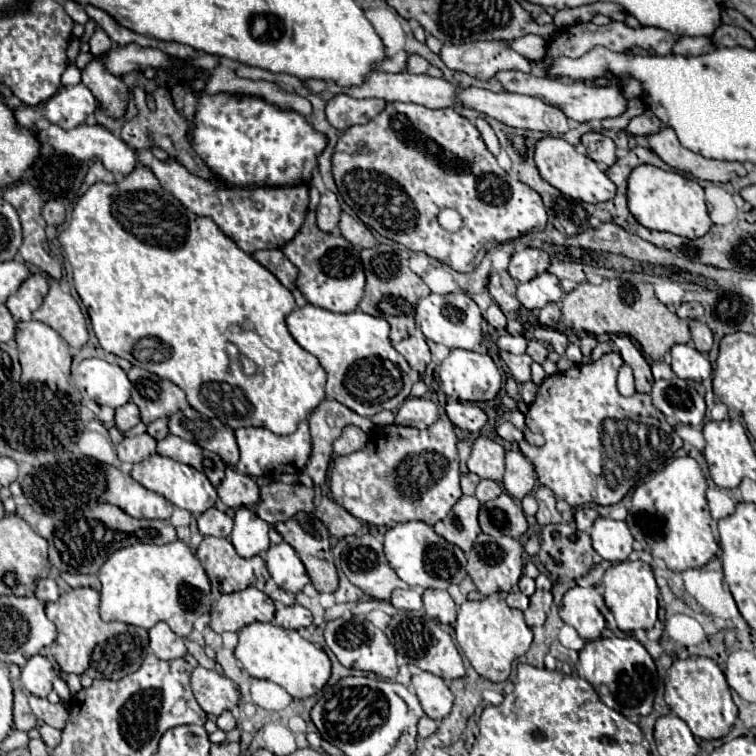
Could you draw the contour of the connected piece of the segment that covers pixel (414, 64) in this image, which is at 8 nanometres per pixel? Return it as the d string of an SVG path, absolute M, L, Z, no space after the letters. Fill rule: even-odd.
M409 54L409 56L407 56L407 72L443 78L443 72L441 72L437 66L429 64L425 58L421 58L421 56L417 56L417 54Z

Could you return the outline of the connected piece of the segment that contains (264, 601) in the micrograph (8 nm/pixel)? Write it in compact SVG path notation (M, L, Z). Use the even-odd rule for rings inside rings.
M249 586L239 592L223 594L211 608L211 628L215 632L225 632L225 630L235 630L239 632L241 628L253 624L253 622L271 622L275 616L275 606L273 600Z

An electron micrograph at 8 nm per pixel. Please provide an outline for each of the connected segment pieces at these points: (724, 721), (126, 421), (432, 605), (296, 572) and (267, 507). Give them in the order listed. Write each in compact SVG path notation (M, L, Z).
M709 658L675 660L667 670L665 702L681 720L687 722L693 736L701 740L717 740L727 736L737 718L737 706L731 700L731 690L725 682L725 674Z
M127 402L115 410L115 424L121 432L127 432L129 428L137 426L139 422L141 422L141 416L137 412L137 404L133 402Z
M425 590L423 594L425 602L425 612L433 618L439 620L441 624L453 624L457 616L457 604L449 596L447 590Z
M287 542L271 546L267 550L265 562L271 578L285 592L293 592L295 594L295 592L303 590L305 584L311 582L303 562L299 560L297 552Z
M273 482L261 488L261 500L257 504L257 514L269 522L285 522L297 512L313 510L313 488L303 484L283 484Z

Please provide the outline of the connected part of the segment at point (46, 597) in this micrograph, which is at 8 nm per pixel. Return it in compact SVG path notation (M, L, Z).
M45 578L45 580L39 580L37 584L37 590L35 590L35 596L43 602L55 602L59 598L59 586L53 578Z

